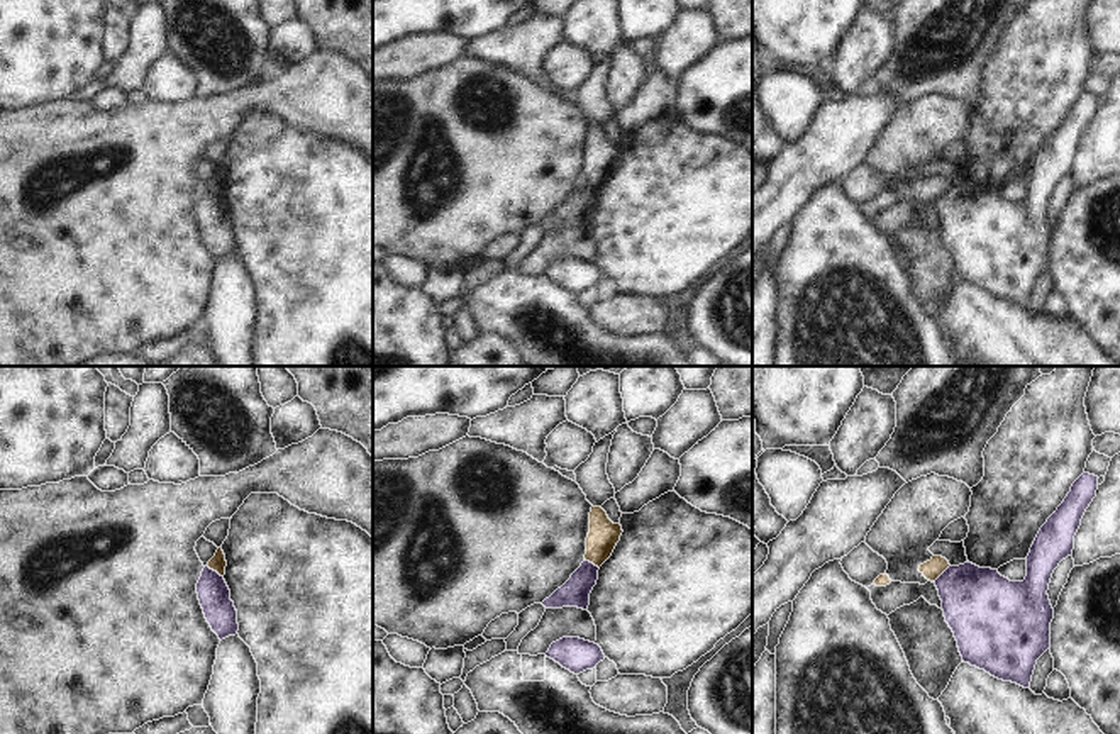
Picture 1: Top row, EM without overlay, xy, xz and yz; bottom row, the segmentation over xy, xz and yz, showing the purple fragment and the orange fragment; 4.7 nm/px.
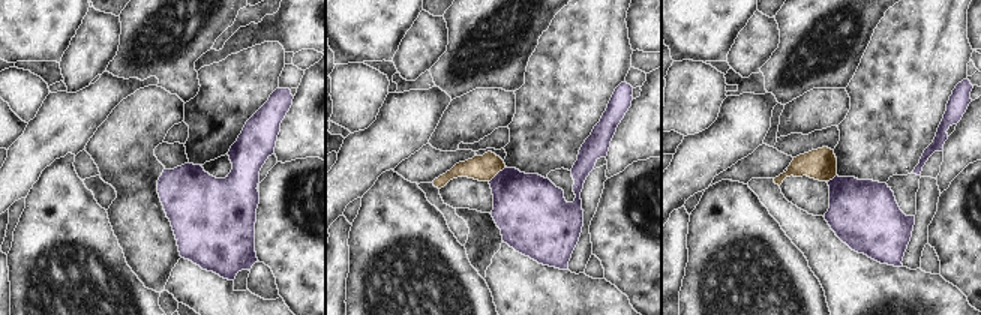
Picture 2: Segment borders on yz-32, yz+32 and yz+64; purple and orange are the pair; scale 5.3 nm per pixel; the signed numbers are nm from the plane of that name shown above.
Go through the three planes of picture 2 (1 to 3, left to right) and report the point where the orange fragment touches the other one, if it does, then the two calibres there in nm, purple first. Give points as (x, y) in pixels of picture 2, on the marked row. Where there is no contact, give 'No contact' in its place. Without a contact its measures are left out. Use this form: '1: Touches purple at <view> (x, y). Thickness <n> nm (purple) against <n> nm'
1: No contact
2: Touches purple at yz+32 (497, 174). Thickness 380 nm (purple) against 140 nm
3: Touches purple at yz+64 (833, 179). Thickness 360 nm (purple) against 170 nm

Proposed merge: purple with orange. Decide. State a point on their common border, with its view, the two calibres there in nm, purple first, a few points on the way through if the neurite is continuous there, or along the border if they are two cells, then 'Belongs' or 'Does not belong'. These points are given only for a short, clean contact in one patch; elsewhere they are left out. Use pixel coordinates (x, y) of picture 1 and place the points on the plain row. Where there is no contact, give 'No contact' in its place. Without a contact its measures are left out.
Touches purple at yz (942, 194). Thickness 360 nm (purple) against 90 nm. Boundary: yz (949, 185), (934, 202). Does not belong

